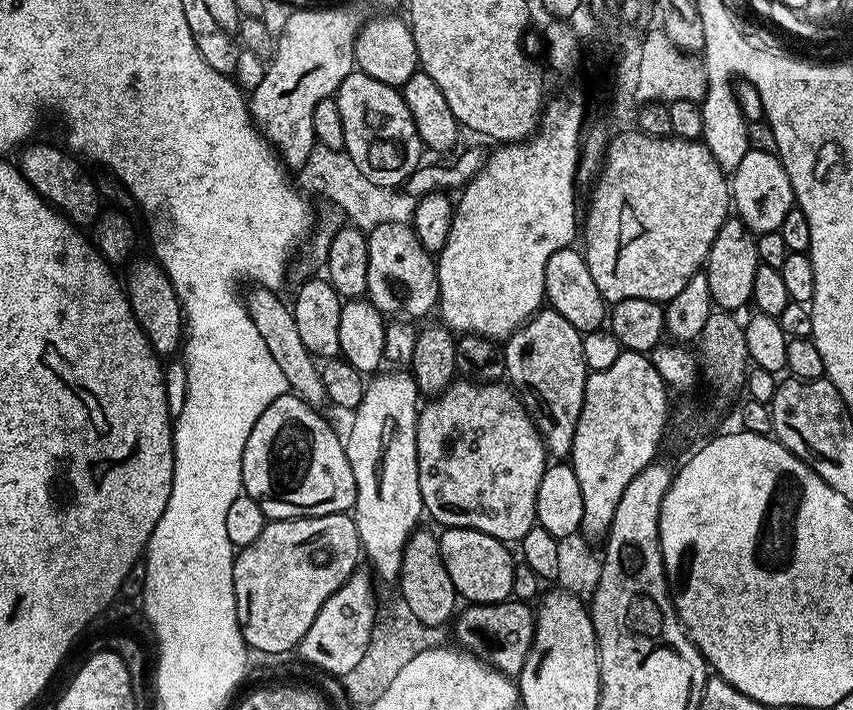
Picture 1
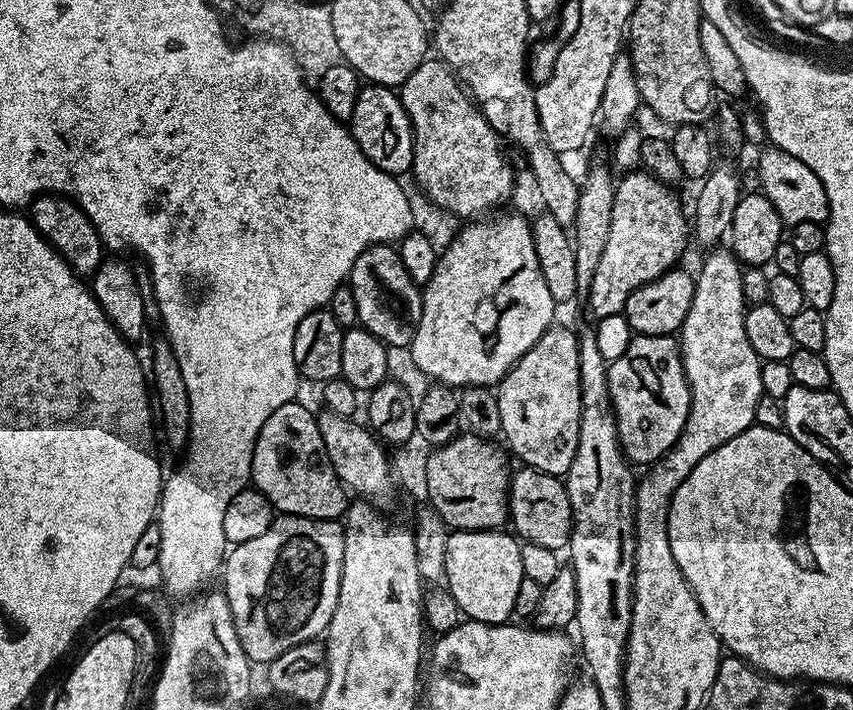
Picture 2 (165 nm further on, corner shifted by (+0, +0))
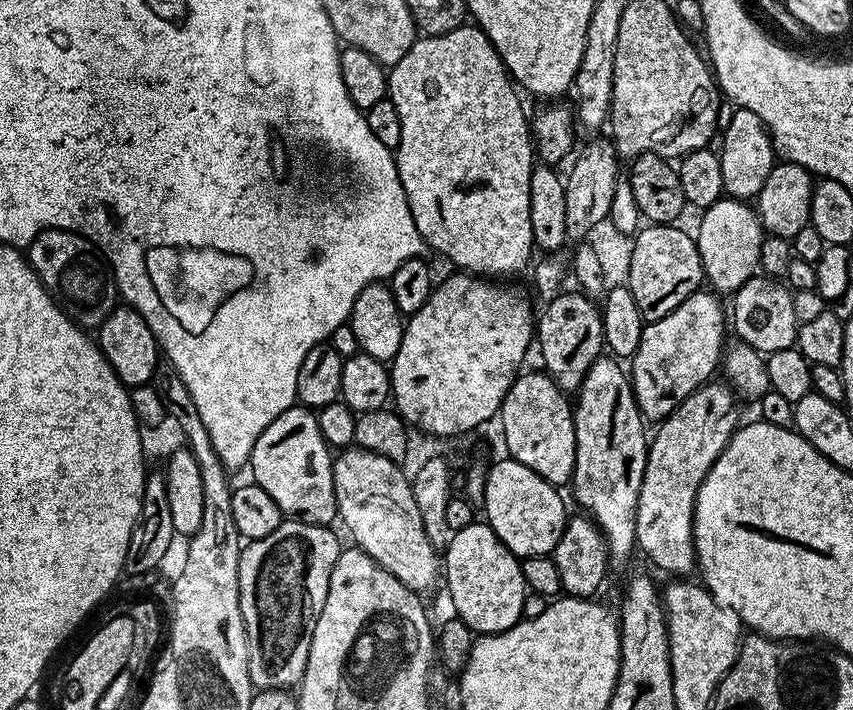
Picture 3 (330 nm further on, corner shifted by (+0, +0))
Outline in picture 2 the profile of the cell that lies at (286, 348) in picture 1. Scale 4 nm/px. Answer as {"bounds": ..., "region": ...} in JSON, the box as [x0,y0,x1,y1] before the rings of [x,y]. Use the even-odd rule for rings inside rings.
{"bounds":[317,410,394,509],"region":[[[327,410],[321,413],[317,415],[319,433],[322,434],[323,446],[326,447],[327,457],[334,466],[336,476],[347,489],[358,492],[362,495],[359,497],[374,508],[387,509],[386,506],[394,502],[394,480],[390,476],[390,466],[381,441],[363,423],[360,425],[356,420]]]}

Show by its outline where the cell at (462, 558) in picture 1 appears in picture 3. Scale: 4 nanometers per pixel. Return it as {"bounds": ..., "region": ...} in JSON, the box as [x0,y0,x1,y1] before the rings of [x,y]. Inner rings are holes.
{"bounds":[442,522,528,634],"region":[[[473,522],[465,528],[455,529],[452,541],[449,542],[442,556],[442,576],[448,579],[448,596],[452,599],[452,608],[455,615],[474,634],[491,634],[505,632],[522,619],[523,598],[527,595],[528,587],[522,578],[521,557],[515,556],[494,534],[494,530],[486,522]]]}

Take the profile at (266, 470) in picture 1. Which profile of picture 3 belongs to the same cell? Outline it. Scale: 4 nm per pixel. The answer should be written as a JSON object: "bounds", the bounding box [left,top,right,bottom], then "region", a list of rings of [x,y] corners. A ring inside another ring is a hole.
{"bounds":[250,406,337,525],"region":[[[303,406],[286,409],[254,442],[250,461],[251,479],[274,502],[278,502],[285,517],[295,518],[304,524],[331,525],[337,519],[334,478],[332,477],[333,453],[330,445],[318,430],[316,412]]]}

